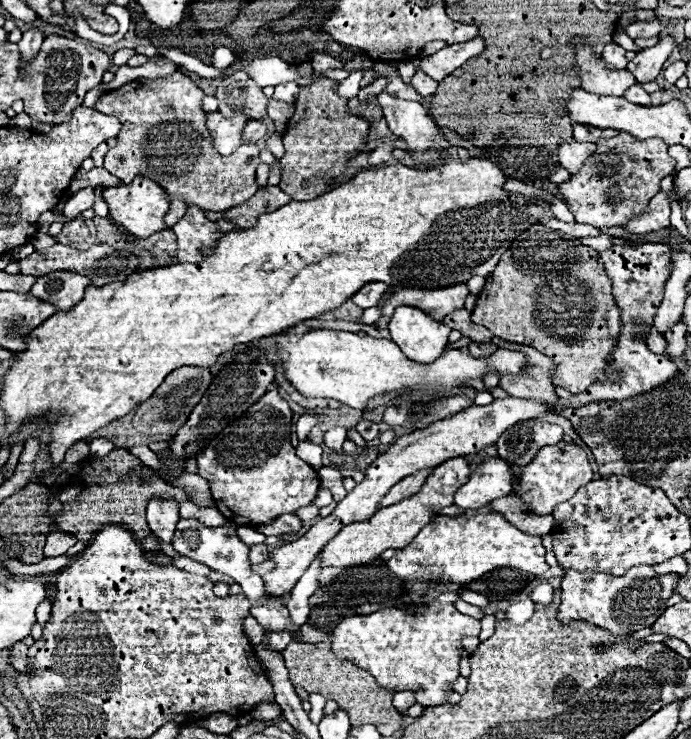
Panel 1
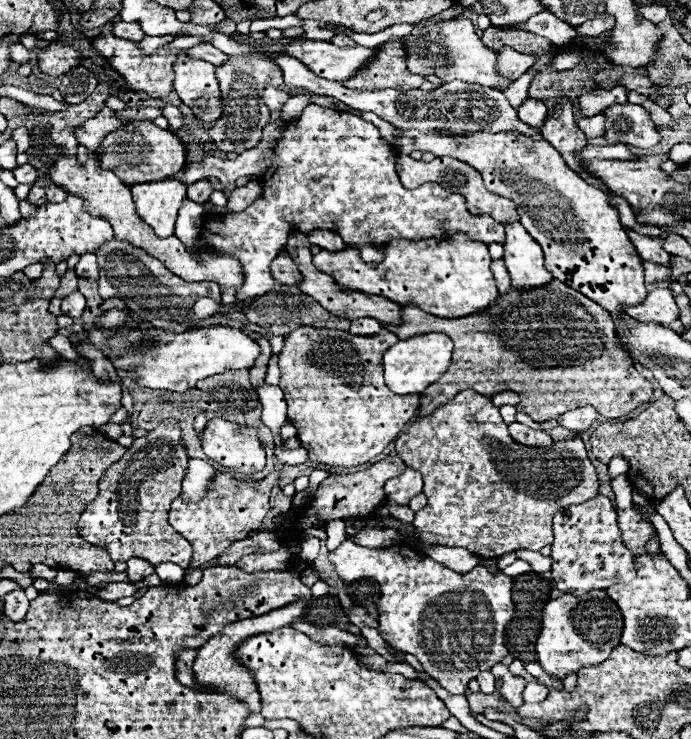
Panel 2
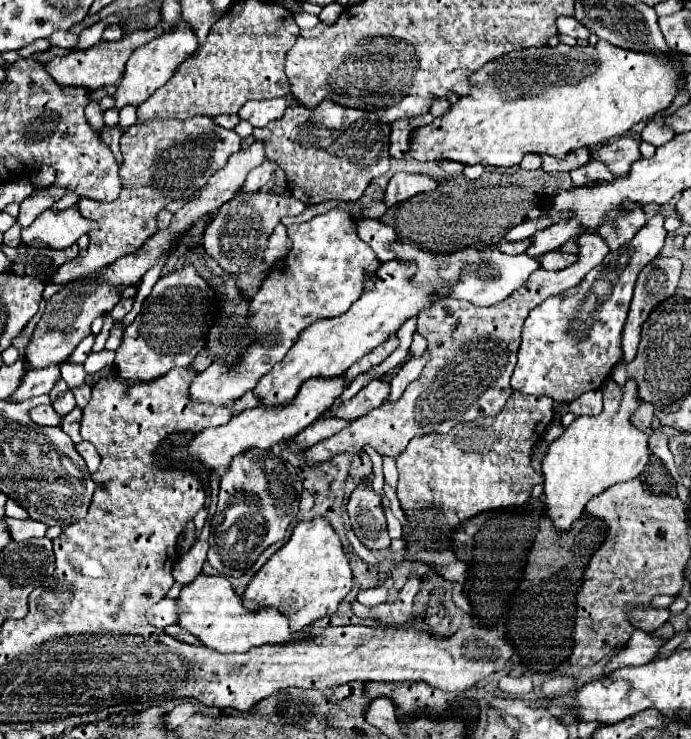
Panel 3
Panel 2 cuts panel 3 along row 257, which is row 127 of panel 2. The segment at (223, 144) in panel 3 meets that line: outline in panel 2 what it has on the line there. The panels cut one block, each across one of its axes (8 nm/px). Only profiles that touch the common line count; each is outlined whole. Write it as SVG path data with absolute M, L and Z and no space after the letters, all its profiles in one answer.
M104 106L94 118L86 120L84 124L80 124L76 128L76 138L80 144L84 144L90 152L96 152L100 150L100 144L102 144L102 138L106 134L112 134L114 130L126 126L124 120L120 120L116 116L116 112L108 106Z

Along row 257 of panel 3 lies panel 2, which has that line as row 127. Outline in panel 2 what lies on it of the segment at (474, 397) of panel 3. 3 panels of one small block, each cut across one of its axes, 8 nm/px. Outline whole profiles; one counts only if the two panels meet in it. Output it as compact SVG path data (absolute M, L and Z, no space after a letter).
M596 114L596 116L590 116L590 118L582 118L582 120L578 122L578 128L580 128L588 138L596 138L596 136L604 136L604 122L606 122L606 116Z

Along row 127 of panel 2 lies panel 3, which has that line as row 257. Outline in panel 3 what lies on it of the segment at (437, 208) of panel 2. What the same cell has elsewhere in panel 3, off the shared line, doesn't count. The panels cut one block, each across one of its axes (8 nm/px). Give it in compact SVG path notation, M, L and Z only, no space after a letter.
M332 208L326 214L318 214L312 220L304 224L292 224L288 226L290 240L292 240L292 250L288 256L280 262L274 264L270 276L262 282L258 294L250 300L250 326L256 328L256 340L250 344L248 352L240 358L238 364L226 366L224 360L218 360L210 364L204 372L196 374L196 378L190 382L190 400L198 402L208 402L208 404L228 404L236 398L240 398L244 392L252 390L258 380L272 370L276 362L280 362L290 346L296 342L302 330L306 330L312 322L320 318L334 318L342 316L350 306L362 296L362 280L366 272L376 272L380 268L380 262L376 260L376 254L368 244L364 244L358 234L356 234L356 222L350 218L350 214L344 208Z

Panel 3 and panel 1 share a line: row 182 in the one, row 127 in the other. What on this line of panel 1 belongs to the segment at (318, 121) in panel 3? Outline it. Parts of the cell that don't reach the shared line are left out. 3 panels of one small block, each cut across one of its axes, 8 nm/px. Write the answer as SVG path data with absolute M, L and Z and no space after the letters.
M318 78L308 88L300 88L296 98L296 112L288 122L284 134L286 154L280 158L280 188L290 194L294 200L312 200L324 194L330 186L330 180L336 178L348 164L356 158L358 146L368 140L370 124L346 112L346 98L336 94L334 80Z

